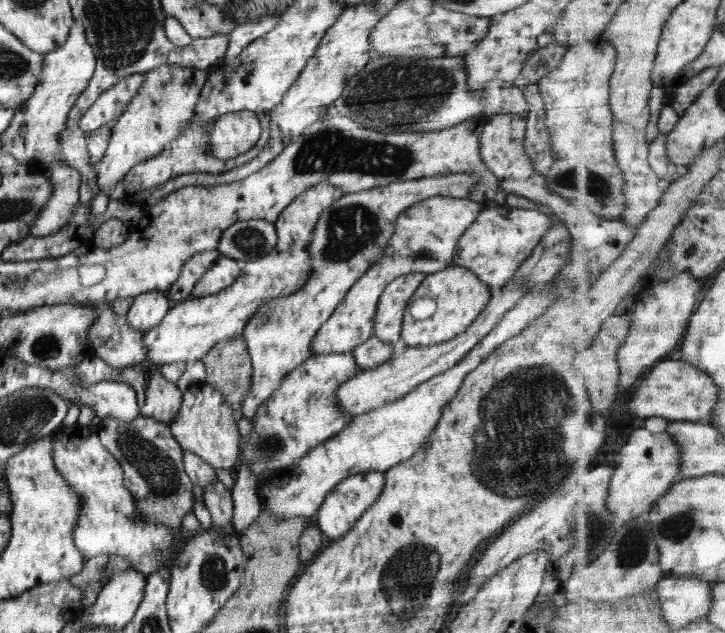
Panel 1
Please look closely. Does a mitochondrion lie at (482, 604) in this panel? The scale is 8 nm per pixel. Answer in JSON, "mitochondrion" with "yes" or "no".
{"mitochondrion":"no"}

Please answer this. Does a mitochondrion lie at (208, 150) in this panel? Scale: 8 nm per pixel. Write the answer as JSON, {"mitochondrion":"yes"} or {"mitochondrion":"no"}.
{"mitochondrion":"no"}

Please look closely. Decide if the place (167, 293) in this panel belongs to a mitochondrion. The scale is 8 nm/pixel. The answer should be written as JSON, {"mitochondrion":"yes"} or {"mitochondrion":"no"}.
{"mitochondrion":"no"}

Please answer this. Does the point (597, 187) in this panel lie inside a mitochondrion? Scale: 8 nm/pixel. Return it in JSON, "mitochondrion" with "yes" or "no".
{"mitochondrion":"yes"}

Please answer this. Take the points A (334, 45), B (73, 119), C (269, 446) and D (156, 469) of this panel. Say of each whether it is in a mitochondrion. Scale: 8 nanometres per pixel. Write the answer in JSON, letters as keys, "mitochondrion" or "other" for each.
{"A":"other","B":"other","C":"mitochondrion","D":"mitochondrion"}

